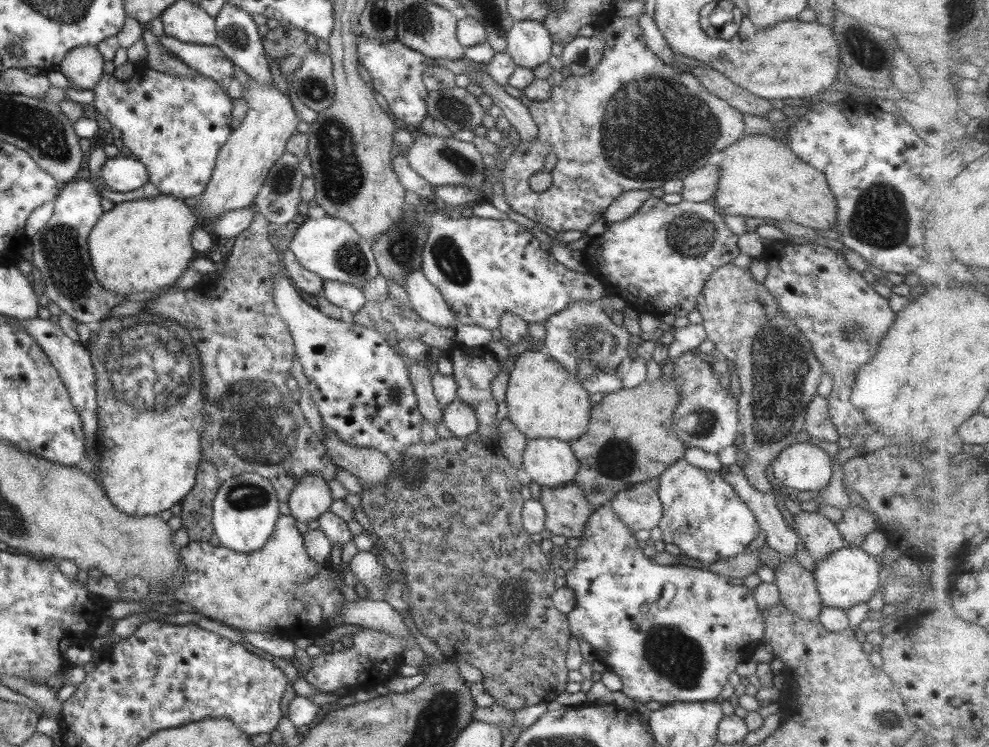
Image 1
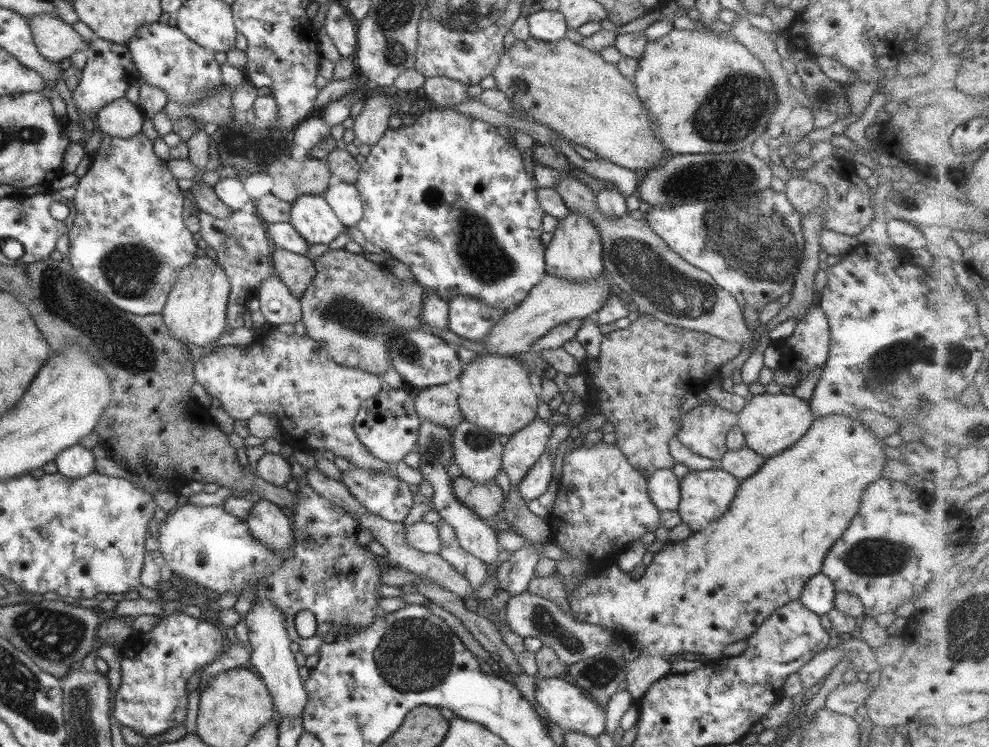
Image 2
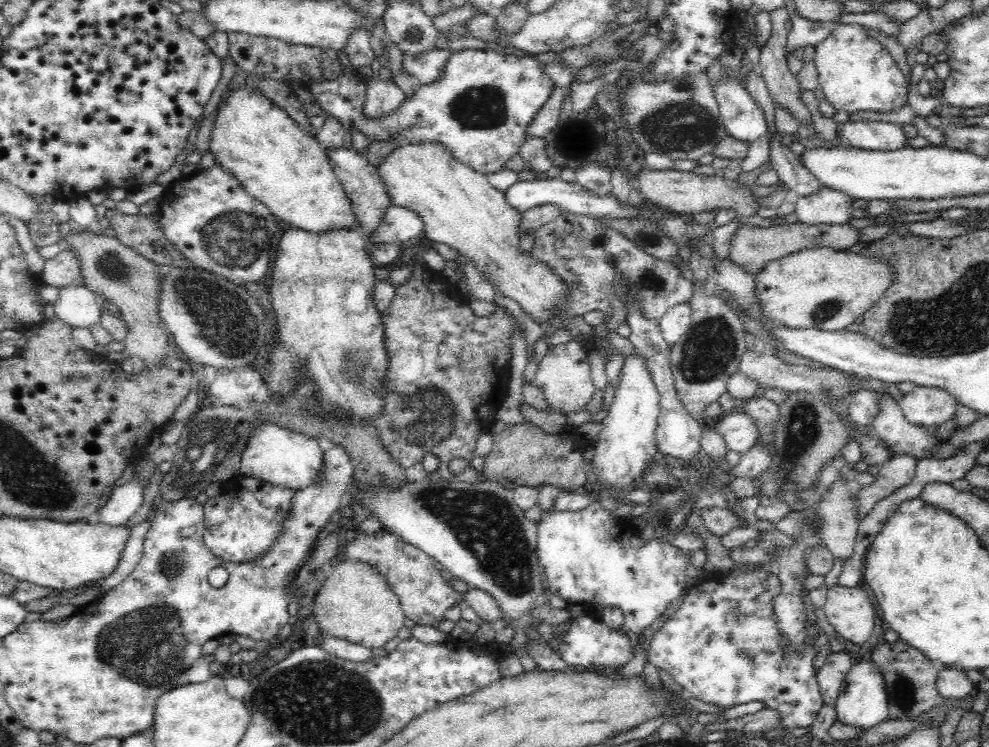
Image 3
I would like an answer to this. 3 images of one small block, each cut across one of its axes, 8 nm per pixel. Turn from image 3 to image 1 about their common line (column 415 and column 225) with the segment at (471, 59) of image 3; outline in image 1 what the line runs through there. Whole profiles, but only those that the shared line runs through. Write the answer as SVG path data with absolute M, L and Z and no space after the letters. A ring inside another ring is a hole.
M143 70L127 81L118 80L113 74L103 73L93 91L93 108L109 122L131 155L145 166L148 182L160 193L179 199L198 198L209 182L218 151L229 139L232 99L220 90L216 82L197 77L171 77L155 70Z

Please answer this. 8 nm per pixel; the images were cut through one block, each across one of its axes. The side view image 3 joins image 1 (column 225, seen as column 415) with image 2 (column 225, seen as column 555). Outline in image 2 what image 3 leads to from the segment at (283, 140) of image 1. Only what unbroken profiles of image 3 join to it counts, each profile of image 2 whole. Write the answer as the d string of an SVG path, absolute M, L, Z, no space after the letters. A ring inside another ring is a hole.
M206 256L196 257L179 271L160 312L163 325L185 346L186 343L206 347L223 333L226 322L229 281L221 267Z

